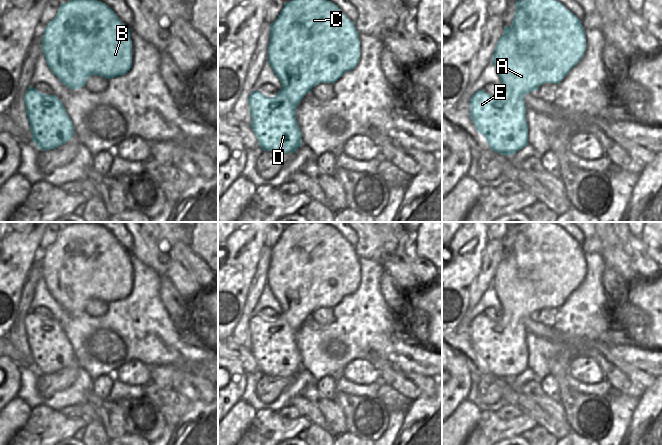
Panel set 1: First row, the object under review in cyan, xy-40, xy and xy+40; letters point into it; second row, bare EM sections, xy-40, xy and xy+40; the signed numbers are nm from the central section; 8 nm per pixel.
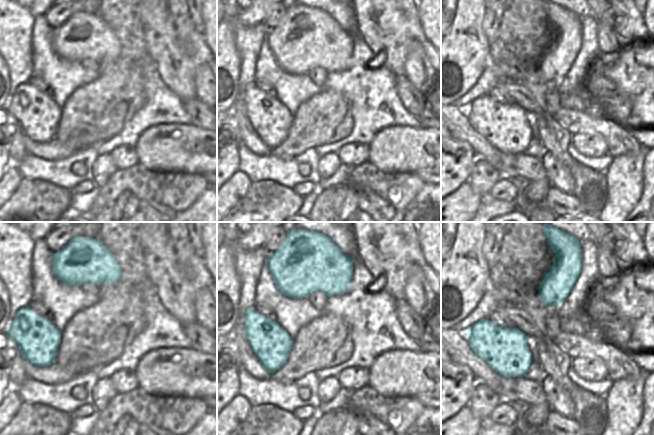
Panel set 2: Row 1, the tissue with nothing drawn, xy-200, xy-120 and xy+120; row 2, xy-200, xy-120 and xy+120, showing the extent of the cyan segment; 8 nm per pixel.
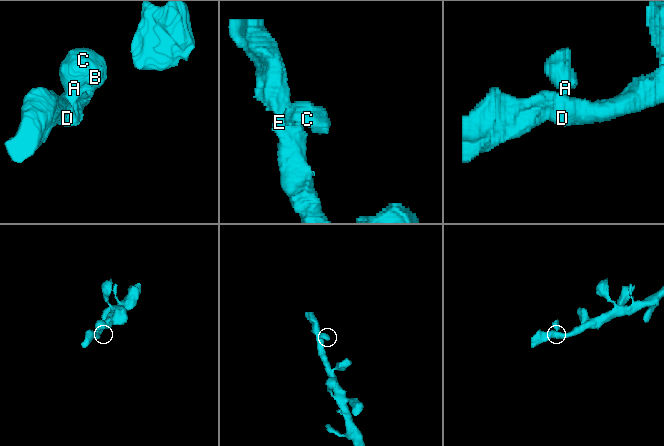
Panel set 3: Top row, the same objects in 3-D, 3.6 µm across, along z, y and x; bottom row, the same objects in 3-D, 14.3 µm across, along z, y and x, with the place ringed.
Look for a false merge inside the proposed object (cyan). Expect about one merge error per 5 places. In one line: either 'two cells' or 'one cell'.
one cell

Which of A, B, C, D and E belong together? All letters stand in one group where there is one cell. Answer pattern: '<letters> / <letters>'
A B C D E

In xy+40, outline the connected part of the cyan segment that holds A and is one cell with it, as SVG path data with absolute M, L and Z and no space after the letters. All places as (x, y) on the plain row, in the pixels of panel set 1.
M524 222L516 226L512 248L509 251L504 250L504 256L492 280L492 286L502 306L502 318L493 321L481 313L470 322L470 342L478 356L486 362L492 375L510 380L528 369L527 331L524 320L545 307L558 309L580 286L585 274L586 258L581 245L562 227L552 222Z

